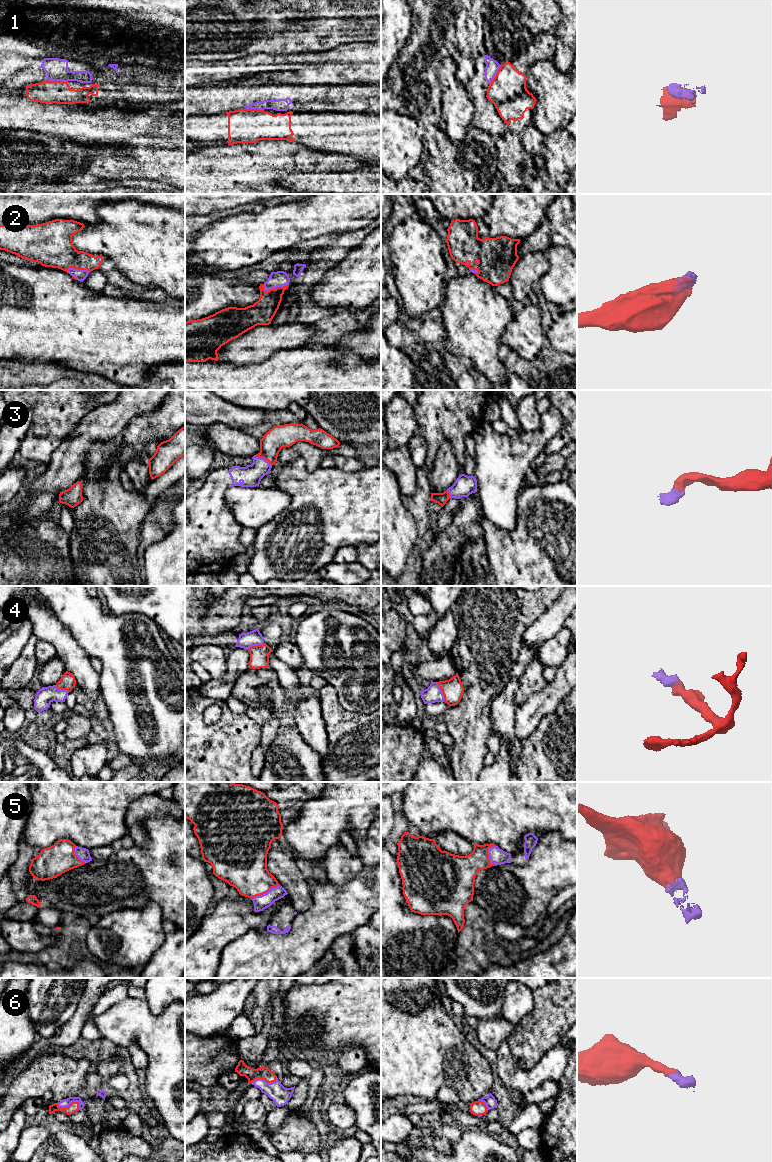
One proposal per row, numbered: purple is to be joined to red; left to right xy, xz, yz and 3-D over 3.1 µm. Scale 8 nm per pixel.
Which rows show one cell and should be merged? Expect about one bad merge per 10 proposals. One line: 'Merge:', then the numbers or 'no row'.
Merge: 2, 3, 4, 5, 6

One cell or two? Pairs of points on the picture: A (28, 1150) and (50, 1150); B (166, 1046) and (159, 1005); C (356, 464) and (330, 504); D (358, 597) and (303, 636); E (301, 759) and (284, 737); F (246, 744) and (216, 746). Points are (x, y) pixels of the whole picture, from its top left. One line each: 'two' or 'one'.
A: two
B: two
C: two
D: two
E: one
F: one

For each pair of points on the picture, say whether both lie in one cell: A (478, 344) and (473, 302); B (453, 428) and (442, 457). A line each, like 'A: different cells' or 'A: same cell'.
A: same cell
B: different cells

